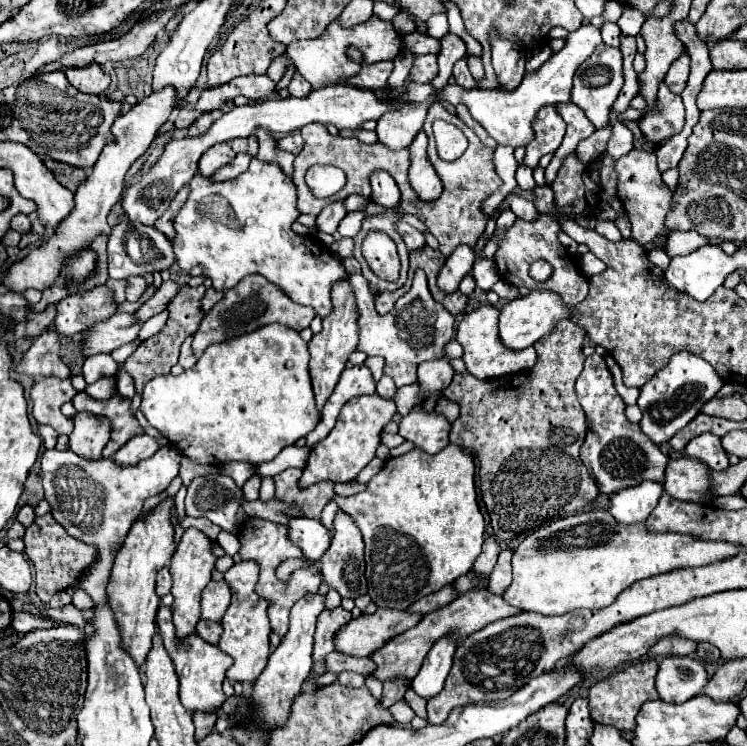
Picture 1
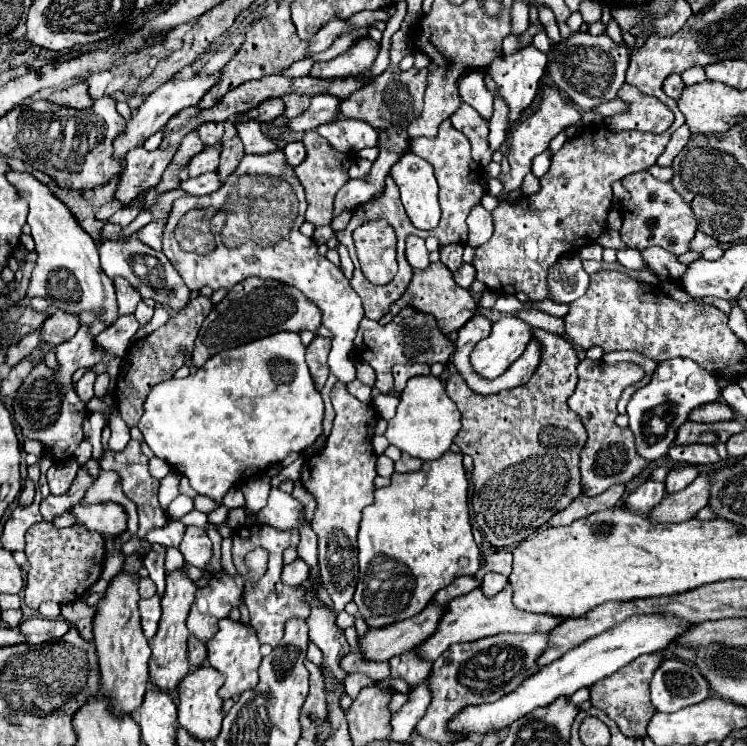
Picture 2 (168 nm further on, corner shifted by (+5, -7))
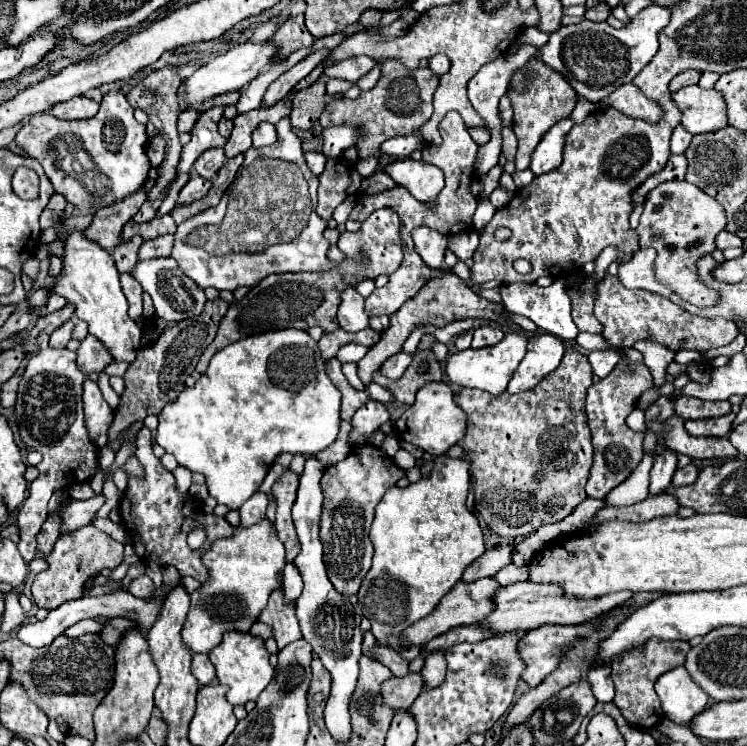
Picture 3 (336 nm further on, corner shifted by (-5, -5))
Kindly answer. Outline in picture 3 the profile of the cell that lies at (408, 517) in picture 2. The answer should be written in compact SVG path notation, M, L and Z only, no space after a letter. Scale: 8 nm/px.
M437 456L433 470L427 478L421 478L407 488L389 488L375 510L369 538L373 542L373 566L367 572L357 598L359 610L371 622L371 632L377 642L385 644L387 634L399 636L413 622L429 616L439 600L461 580L461 574L485 552L483 532L477 518L467 510L469 494L469 460Z

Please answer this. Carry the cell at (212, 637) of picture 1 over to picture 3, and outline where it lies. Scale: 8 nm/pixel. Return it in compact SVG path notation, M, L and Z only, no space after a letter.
M193 654L193 666L191 666L195 678L199 680L201 686L205 684L211 684L215 680L215 668L209 660L207 654Z

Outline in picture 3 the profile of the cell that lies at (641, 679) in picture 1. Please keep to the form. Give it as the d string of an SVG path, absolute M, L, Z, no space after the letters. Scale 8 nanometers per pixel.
M647 642L647 646L643 646L639 650L631 650L631 654L627 654L627 658L623 658L623 662L611 662L611 678L613 678L615 687L613 702L631 726L635 726L639 730L651 730L657 724L661 724L665 714L663 714L661 702L653 688L655 680L661 674L681 666L685 662L685 656L689 650L691 650L691 646L687 642Z

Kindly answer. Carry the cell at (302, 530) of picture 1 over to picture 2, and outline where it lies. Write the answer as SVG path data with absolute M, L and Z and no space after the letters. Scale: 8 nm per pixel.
M299 558L289 566L285 566L281 572L283 584L289 584L289 586L301 586L307 580L307 576L309 576L309 566Z

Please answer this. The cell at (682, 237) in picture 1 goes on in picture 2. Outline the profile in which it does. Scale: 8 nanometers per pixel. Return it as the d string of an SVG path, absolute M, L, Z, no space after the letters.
M697 232L697 236L693 238L693 242L691 242L691 250L697 250L697 252L703 252L705 248L709 248L709 246L719 246L719 242L715 240L715 238L711 238L711 236L707 236L707 234L703 234L703 232Z

